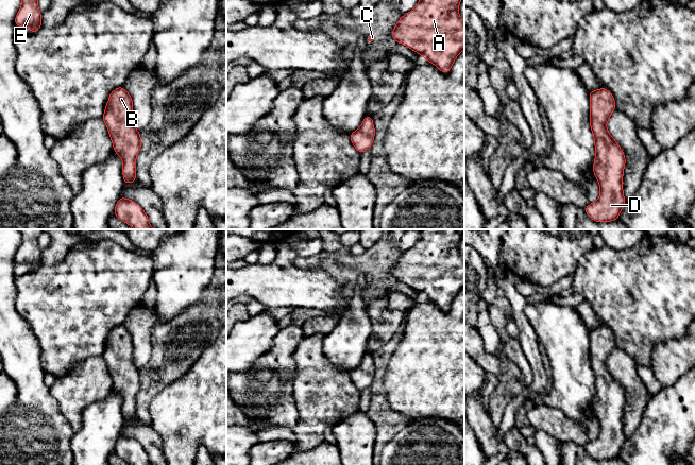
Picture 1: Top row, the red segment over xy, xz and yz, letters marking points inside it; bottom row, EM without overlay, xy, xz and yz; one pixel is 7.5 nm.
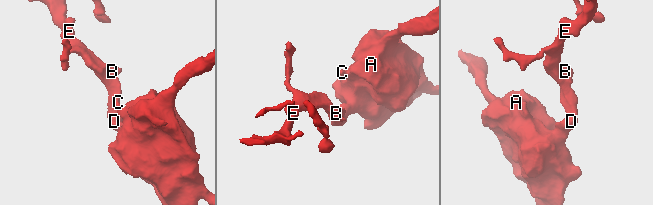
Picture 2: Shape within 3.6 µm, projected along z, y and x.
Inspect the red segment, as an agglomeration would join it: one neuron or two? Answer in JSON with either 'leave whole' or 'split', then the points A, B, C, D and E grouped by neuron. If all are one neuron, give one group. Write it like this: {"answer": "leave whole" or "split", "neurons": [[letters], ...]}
{"answer": "leave whole", "neurons": [["A", "B", "C", "D", "E"]]}

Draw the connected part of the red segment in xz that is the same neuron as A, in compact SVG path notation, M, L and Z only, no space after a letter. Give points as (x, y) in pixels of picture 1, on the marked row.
M420 0L413 10L403 15L391 32L392 38L434 64L442 73L446 74L456 57L464 50L464 22L459 15L461 0Z

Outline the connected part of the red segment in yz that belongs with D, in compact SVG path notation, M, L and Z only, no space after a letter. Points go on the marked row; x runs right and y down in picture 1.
M601 87L590 91L589 97L590 127L595 144L593 173L598 180L600 193L596 202L584 207L584 211L595 222L611 222L618 220L626 203L622 185L626 158L607 131L607 122L615 109L613 94Z

